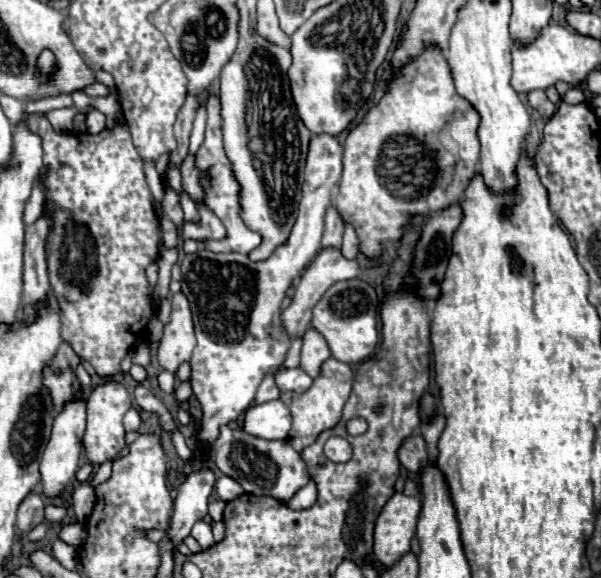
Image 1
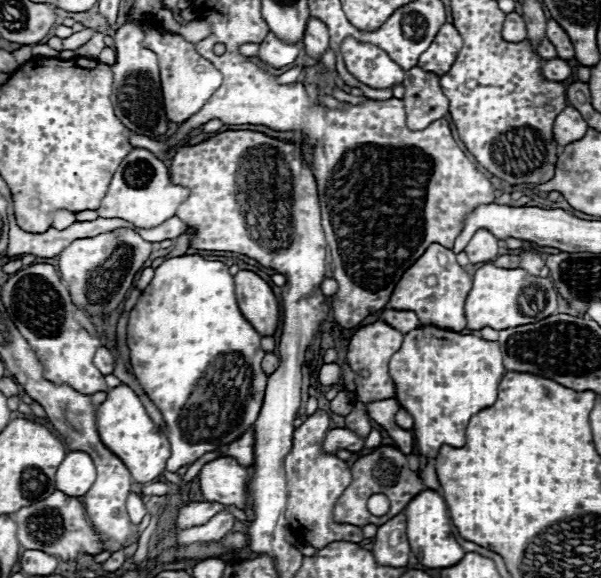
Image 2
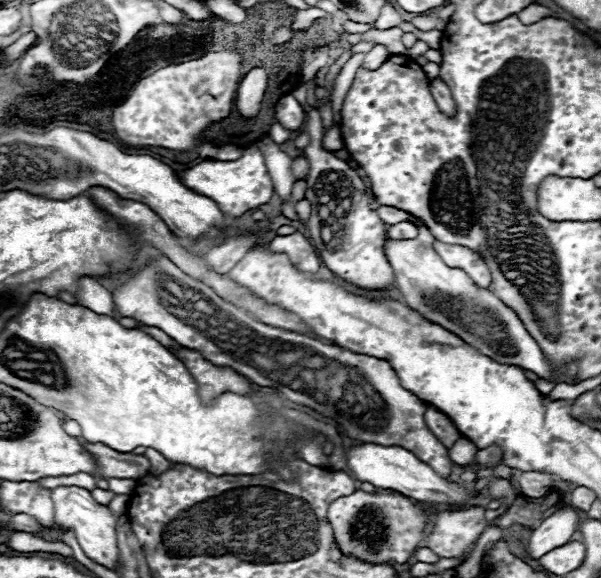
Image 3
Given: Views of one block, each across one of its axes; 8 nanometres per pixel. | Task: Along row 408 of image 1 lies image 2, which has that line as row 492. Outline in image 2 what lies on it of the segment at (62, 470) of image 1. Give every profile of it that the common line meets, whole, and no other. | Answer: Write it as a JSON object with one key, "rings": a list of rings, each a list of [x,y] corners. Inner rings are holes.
{"rings":[[[68,452],[56,472],[56,490],[68,496],[84,496],[94,484],[96,468],[88,454]]]}

